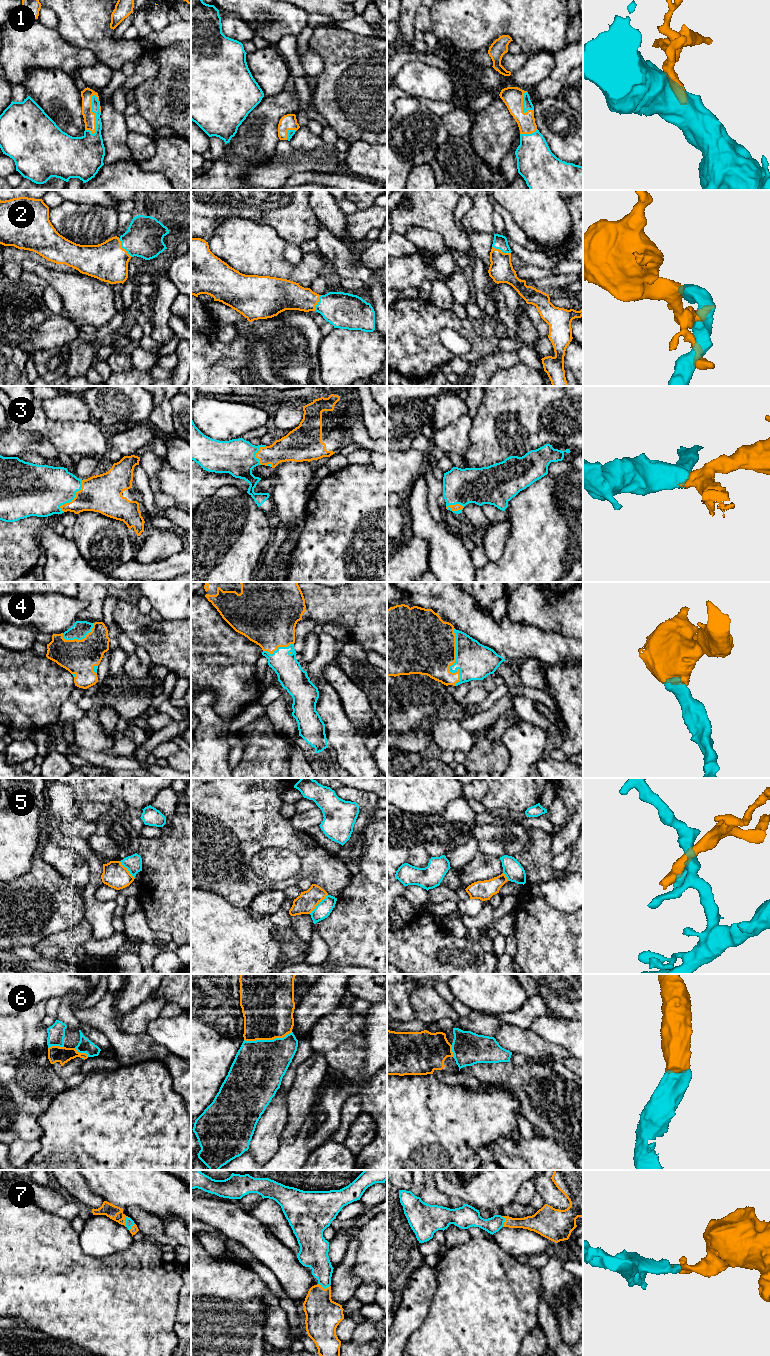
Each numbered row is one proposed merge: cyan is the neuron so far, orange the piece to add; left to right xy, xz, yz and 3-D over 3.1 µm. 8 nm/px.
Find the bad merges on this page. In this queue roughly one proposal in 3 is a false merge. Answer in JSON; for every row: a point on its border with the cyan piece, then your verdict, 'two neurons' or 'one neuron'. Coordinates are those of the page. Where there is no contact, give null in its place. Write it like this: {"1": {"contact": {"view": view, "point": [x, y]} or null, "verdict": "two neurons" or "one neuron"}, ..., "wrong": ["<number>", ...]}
{"1": {"contact": {"view": "xy", "point": [95, 113]}, "verdict": "one neuron"}, "2": {"contact": {"view": "xy", "point": [122, 247]}, "verdict": "one neuron"}, "3": {"contact": {"view": "xy", "point": [73, 498]}, "verdict": "one neuron"}, "4": {"contact": {"view": "yz", "point": [456, 660]}, "verdict": "one neuron"}, "5": {"contact": {"view": "xz", "point": [318, 904]}, "verdict": "two neurons"}, "6": {"contact": {"view": "xz", "point": [267, 1040]}, "verdict": "one neuron"}, "7": {"contact": {"view": "xy", "point": [125, 1221]}, "verdict": "one neuron"}, "wrong": ["5"]}

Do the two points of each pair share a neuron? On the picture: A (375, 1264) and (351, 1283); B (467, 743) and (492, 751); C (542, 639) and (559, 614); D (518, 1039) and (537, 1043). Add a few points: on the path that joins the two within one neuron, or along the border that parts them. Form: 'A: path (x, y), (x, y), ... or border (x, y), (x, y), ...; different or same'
A: border (349, 1270), (361, 1283); different
B: border (474, 732), (474, 745), (466, 754); different
C: border (525, 623), (547, 631), (561, 632), (570, 637); different
D: path (523, 1041), (532, 1043); same

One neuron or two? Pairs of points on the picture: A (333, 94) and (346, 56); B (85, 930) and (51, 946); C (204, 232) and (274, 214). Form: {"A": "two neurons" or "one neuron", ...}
{"A": "one neuron", "B": "one neuron", "C": "one neuron"}

